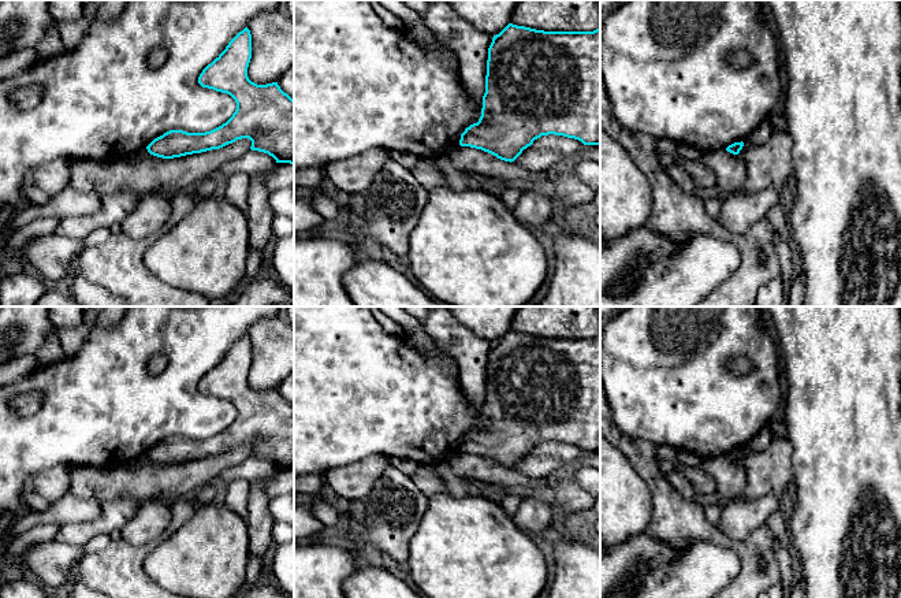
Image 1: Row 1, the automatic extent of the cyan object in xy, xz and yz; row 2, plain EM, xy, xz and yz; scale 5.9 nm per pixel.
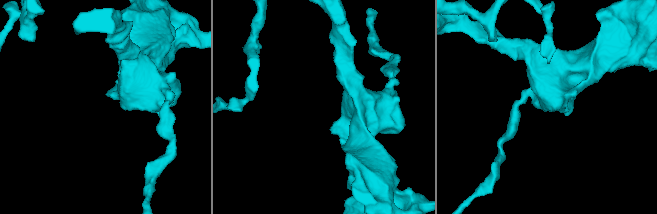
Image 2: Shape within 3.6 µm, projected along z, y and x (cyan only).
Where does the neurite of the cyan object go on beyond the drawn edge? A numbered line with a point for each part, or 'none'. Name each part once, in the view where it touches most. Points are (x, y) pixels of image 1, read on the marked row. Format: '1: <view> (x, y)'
none

